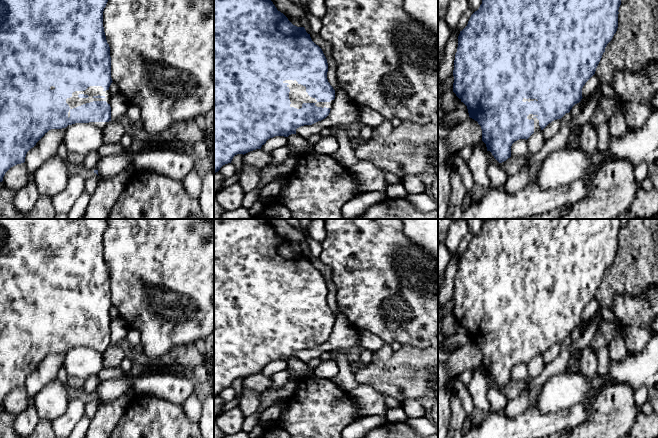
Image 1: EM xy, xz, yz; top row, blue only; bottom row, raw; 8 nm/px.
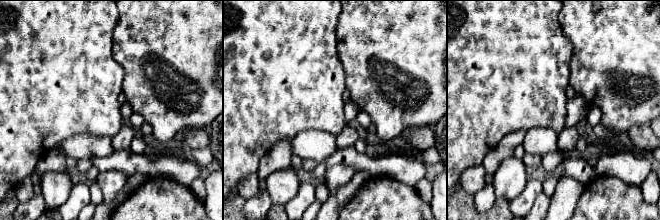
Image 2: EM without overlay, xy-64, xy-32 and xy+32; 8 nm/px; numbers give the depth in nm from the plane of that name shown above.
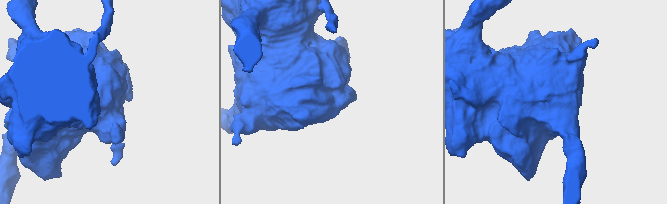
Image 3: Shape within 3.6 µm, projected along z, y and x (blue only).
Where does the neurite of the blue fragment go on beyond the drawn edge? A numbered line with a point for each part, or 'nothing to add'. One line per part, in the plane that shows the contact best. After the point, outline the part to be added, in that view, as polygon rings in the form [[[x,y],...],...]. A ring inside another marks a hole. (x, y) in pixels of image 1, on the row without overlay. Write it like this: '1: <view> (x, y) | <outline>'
1: xz (297, 319) | [[[285,304],[283,307],[287,307],[287,311],[290,313],[290,331],[300,333],[303,327],[314,327],[315,330],[322,332],[326,331],[331,333],[333,331],[334,324],[330,326],[318,326],[315,322],[310,321],[306,316],[306,311],[299,308],[296,304]]]

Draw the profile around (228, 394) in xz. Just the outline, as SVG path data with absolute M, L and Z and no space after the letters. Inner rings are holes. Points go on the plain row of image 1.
M228 387L223 389L219 396L225 401L225 402L229 402L232 401L235 397L236 397L236 392L234 391L234 389L232 387Z

